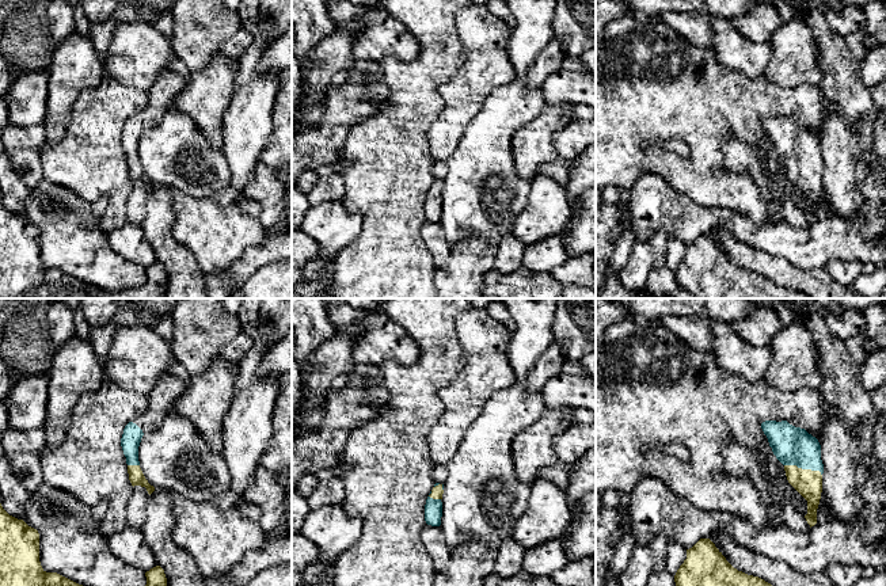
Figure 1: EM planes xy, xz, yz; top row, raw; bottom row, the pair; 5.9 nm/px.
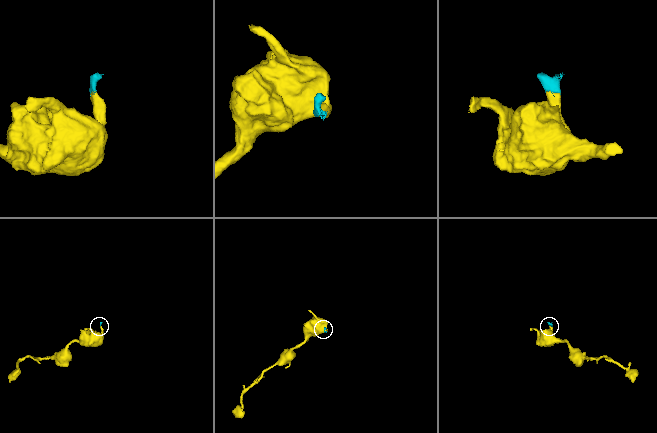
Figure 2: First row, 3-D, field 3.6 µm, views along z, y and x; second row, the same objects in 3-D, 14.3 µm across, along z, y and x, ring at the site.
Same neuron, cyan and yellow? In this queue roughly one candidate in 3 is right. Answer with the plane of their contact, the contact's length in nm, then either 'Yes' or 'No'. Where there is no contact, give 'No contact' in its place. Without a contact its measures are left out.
Touches cyan in yz. Shared border 240 nm. Yes

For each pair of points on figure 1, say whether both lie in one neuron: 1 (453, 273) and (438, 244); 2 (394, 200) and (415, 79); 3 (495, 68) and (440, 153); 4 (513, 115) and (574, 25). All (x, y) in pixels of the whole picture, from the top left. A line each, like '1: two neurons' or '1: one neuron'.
1: two neurons
2: one neuron
3: one neuron
4: two neurons

